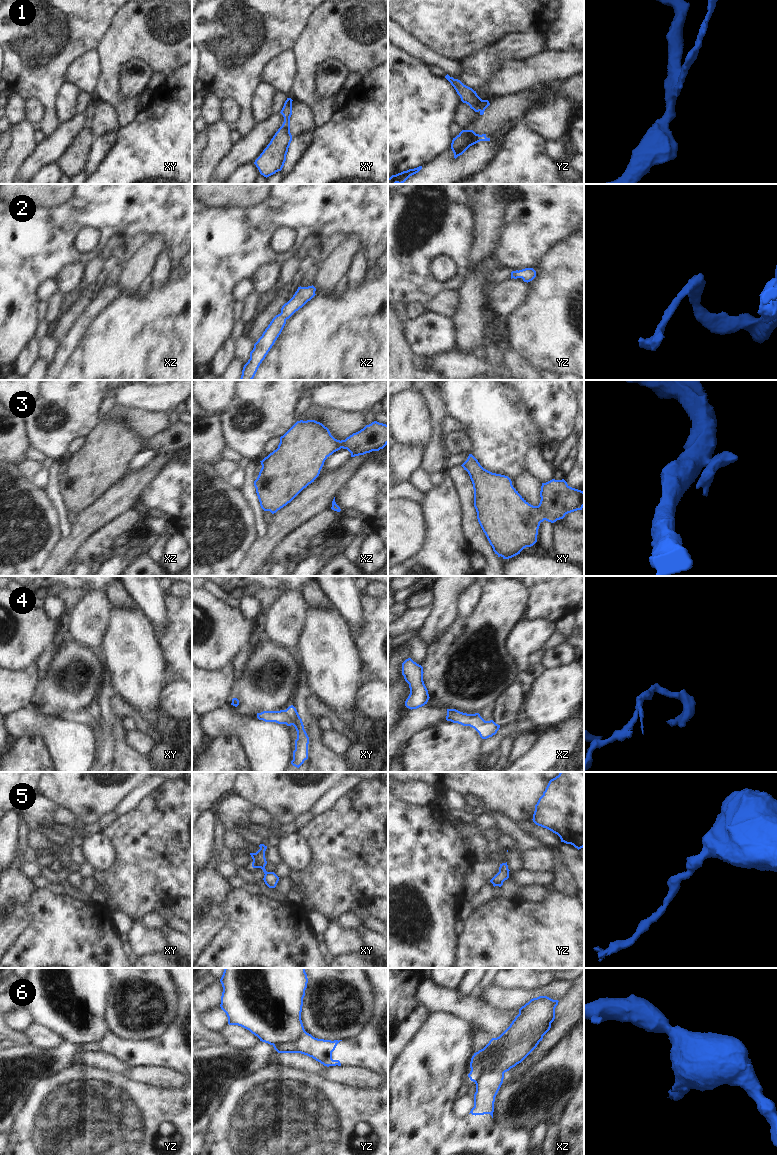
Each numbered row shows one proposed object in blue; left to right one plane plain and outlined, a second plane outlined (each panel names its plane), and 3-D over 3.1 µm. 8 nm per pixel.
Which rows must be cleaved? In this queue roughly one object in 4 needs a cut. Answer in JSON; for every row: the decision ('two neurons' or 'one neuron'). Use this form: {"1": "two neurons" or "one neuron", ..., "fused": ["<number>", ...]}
{"1": "one neuron", "2": "one neuron", "3": "one neuron", "4": "one neuron", "5": "one neuron", "6": "two neurons", "fused": ["6"]}

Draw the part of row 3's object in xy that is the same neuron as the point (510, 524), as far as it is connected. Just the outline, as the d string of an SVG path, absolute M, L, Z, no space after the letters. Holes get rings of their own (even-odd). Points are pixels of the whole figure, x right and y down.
M472 454L461 466L468 472L473 484L478 522L495 554L503 559L512 558L524 548L533 546L537 542L540 523L544 520L554 523L584 507L584 492L570 487L564 479L542 483L540 503L533 506L518 493L508 476L484 469Z

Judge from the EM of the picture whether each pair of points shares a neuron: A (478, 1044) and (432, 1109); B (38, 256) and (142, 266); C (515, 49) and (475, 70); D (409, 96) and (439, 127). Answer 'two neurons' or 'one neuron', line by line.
A: two neurons
B: two neurons
C: one neuron
D: one neuron

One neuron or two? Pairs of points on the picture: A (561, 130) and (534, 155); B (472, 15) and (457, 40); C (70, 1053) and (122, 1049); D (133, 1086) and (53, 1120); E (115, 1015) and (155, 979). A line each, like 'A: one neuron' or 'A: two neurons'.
A: two neurons
B: one neuron
C: two neurons
D: one neuron
E: one neuron

